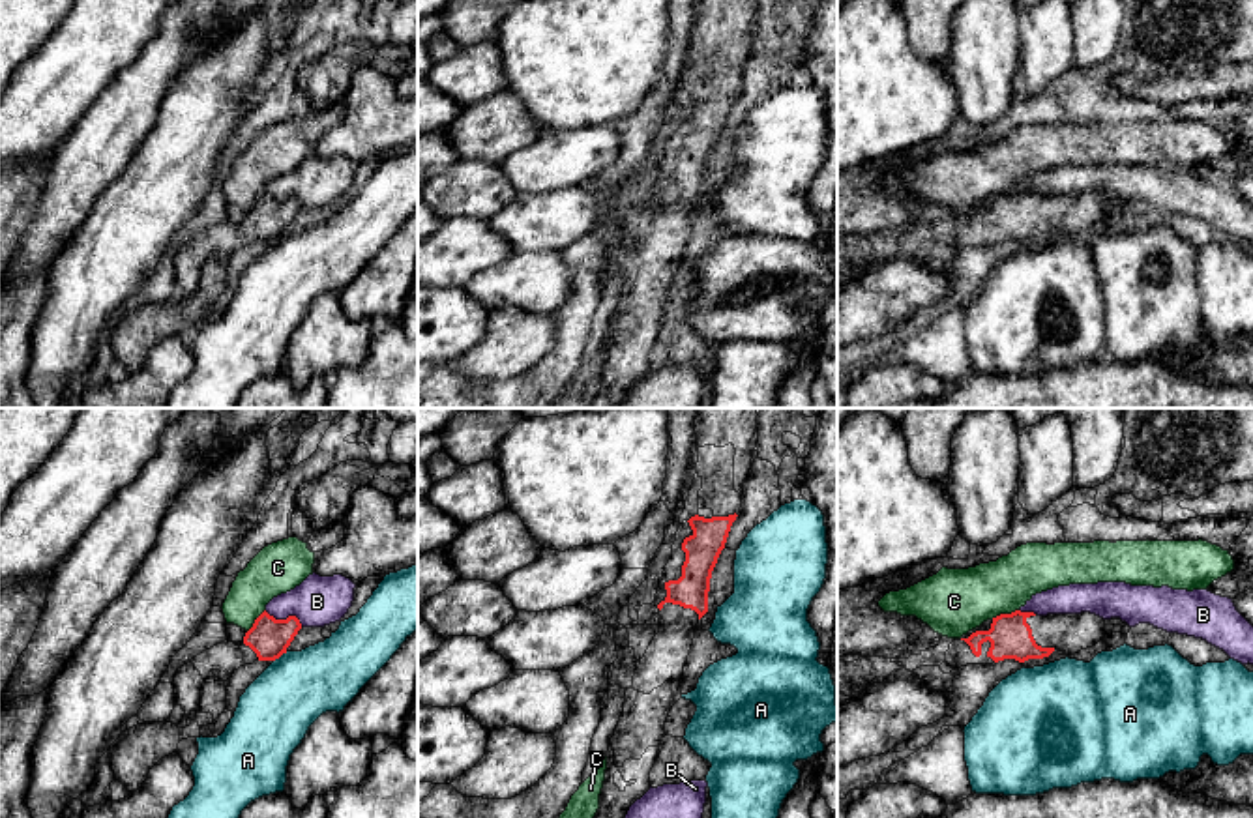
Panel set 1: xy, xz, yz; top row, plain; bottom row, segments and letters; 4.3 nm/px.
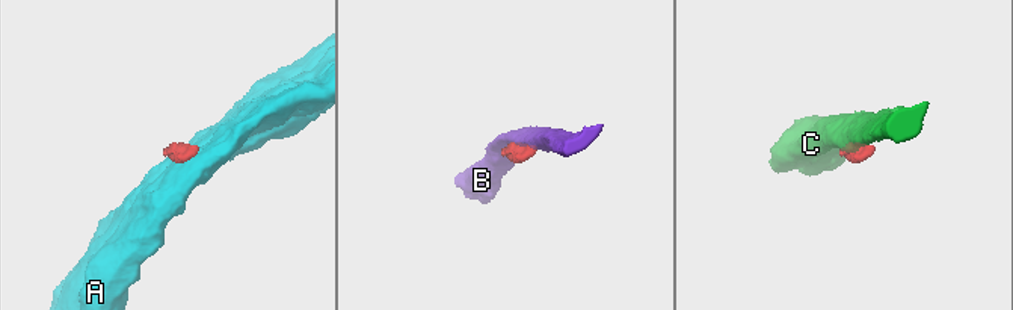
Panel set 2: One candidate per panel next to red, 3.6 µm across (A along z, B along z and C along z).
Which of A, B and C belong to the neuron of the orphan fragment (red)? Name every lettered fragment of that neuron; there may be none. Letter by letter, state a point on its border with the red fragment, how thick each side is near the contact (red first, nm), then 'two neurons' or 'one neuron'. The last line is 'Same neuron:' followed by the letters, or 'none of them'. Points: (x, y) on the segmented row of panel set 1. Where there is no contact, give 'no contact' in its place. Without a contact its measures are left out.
A: xy (280, 656) | 170/320 nm | two neurons
B: xy (287, 618) | 170/220 nm | two neurons
C: yz (1004, 614) | 180/280 nm | two neurons
Same neuron: none of them

